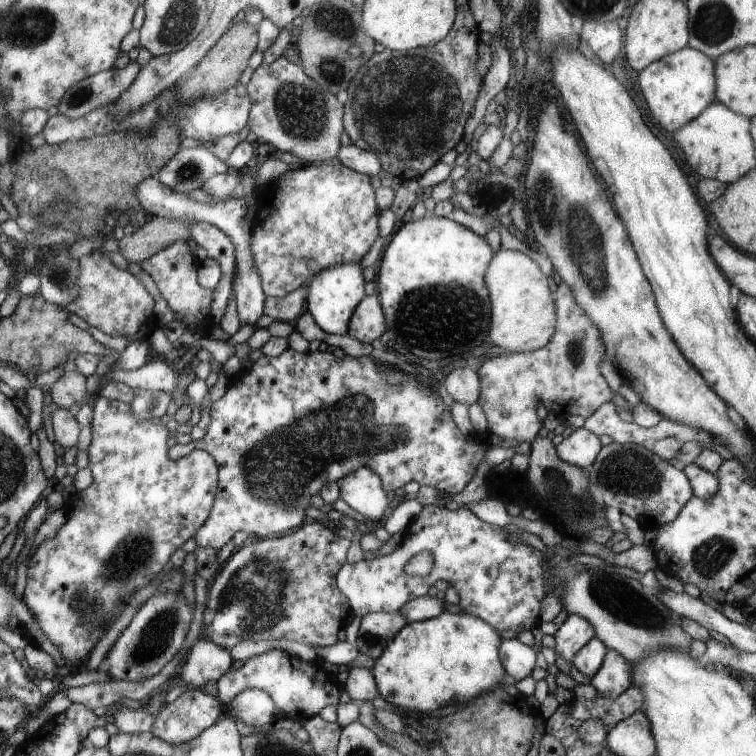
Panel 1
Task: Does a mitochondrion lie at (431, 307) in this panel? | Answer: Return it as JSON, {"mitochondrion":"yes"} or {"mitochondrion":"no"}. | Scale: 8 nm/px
{"mitochondrion":"yes"}

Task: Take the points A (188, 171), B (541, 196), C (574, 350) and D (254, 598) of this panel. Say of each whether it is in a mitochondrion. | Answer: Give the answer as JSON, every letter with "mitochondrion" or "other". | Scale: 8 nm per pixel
{"A":"mitochondrion","B":"mitochondrion","C":"mitochondrion","D":"mitochondrion"}

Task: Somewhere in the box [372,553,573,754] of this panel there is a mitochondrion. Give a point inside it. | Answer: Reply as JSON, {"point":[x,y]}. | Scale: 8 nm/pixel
{"point":[474,563]}

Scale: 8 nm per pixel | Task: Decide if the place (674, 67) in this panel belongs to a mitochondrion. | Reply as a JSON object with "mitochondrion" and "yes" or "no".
{"mitochondrion":"no"}

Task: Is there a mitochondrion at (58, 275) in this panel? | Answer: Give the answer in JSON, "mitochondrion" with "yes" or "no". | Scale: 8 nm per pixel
{"mitochondrion":"yes"}

